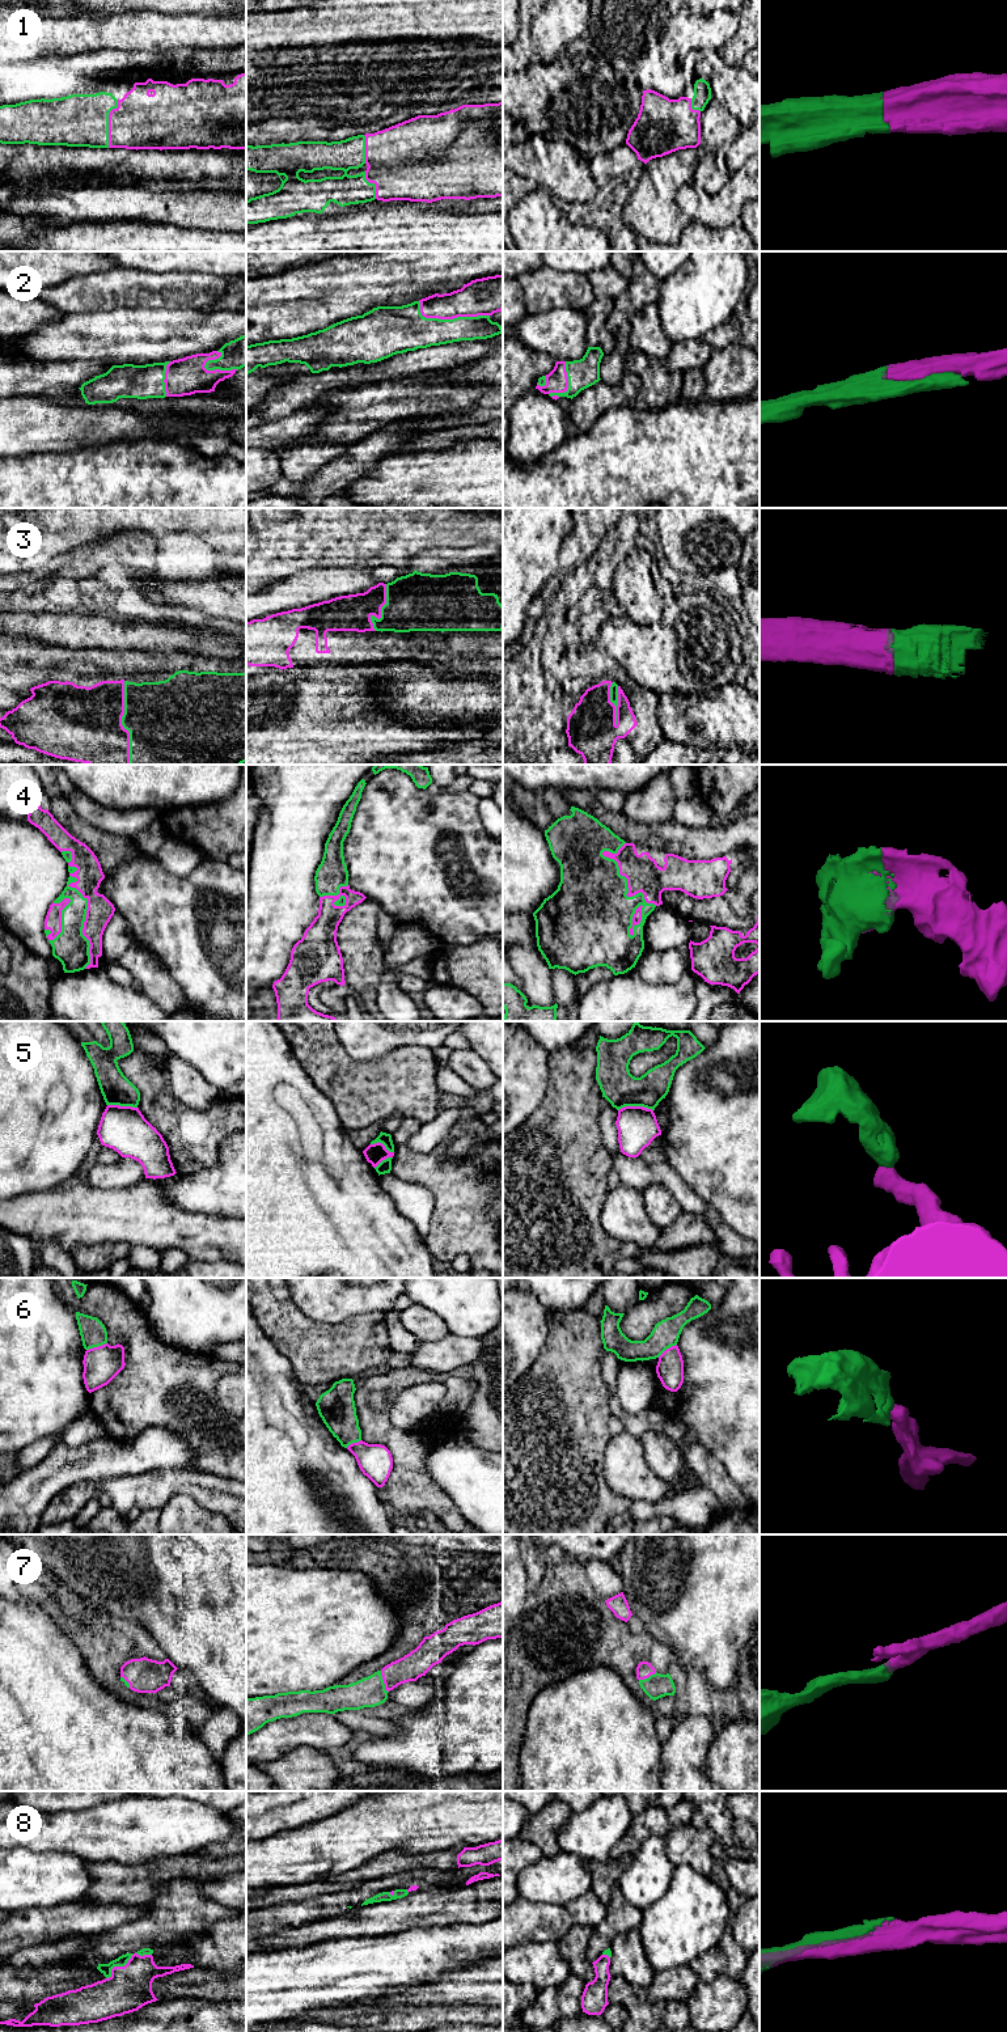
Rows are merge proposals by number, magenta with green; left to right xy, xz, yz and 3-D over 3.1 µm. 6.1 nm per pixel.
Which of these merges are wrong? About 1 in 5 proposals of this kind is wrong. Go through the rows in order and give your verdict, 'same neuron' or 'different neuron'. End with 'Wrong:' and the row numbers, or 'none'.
1: same neuron
2: same neuron
3: same neuron
4: same neuron
5: different neuron
6: different neuron
7: same neuron
8: same neuron
Wrong: 5, 6

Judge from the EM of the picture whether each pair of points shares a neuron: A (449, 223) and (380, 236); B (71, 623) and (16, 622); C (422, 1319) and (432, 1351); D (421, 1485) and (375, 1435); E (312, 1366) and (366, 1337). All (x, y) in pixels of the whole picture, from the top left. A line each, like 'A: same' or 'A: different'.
A: same
B: same
C: different
D: same
E: same

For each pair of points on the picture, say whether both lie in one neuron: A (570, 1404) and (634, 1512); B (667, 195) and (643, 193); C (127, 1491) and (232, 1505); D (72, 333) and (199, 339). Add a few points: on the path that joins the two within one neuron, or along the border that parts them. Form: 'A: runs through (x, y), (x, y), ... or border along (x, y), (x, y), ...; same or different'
A: border along (633, 1501), (625, 1512); different
B: runs through (661, 195), (648, 198); same
C: runs through (153, 1489), (160, 1485), (195, 1485), (206, 1489); same
D: runs through (104, 335), (168, 335); same

